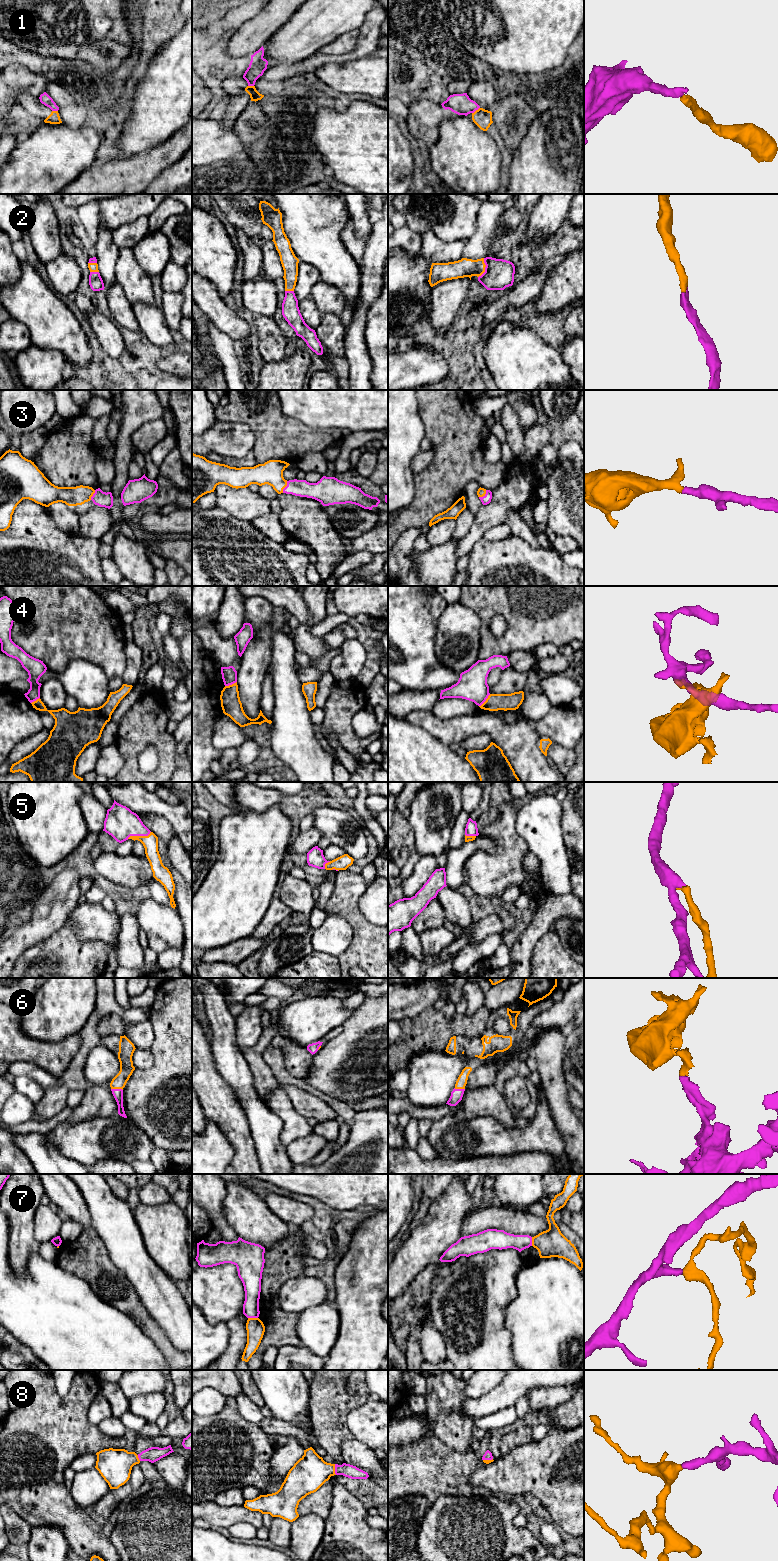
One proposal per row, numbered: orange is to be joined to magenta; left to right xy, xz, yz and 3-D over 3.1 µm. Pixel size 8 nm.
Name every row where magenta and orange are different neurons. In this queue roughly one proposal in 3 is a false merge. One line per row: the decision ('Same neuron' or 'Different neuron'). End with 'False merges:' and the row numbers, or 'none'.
1: Different neuron
2: Same neuron
3: Same neuron
4: Different neuron
5: Same neuron
6: Same neuron
7: Different neuron
8: Same neuron
False merges: 1, 4, 7

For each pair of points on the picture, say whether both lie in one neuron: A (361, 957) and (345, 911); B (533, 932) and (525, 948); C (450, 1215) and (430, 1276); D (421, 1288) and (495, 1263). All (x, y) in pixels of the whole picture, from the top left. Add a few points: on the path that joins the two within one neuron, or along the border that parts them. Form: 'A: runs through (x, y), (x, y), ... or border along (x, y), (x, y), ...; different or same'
A: runs through (361, 946), (361, 927), (356, 922); same
B: runs through (531, 936), (525, 944); same
C: border along (438, 1258), (430, 1262), (416, 1275); different
D: border along (454, 1269), (436, 1283), (430, 1296), (429, 1306); different

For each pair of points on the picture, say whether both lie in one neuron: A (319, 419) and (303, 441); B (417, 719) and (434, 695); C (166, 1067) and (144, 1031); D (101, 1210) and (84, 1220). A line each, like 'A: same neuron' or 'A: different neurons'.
A: different neurons
B: different neurons
C: different neurons
D: different neurons

